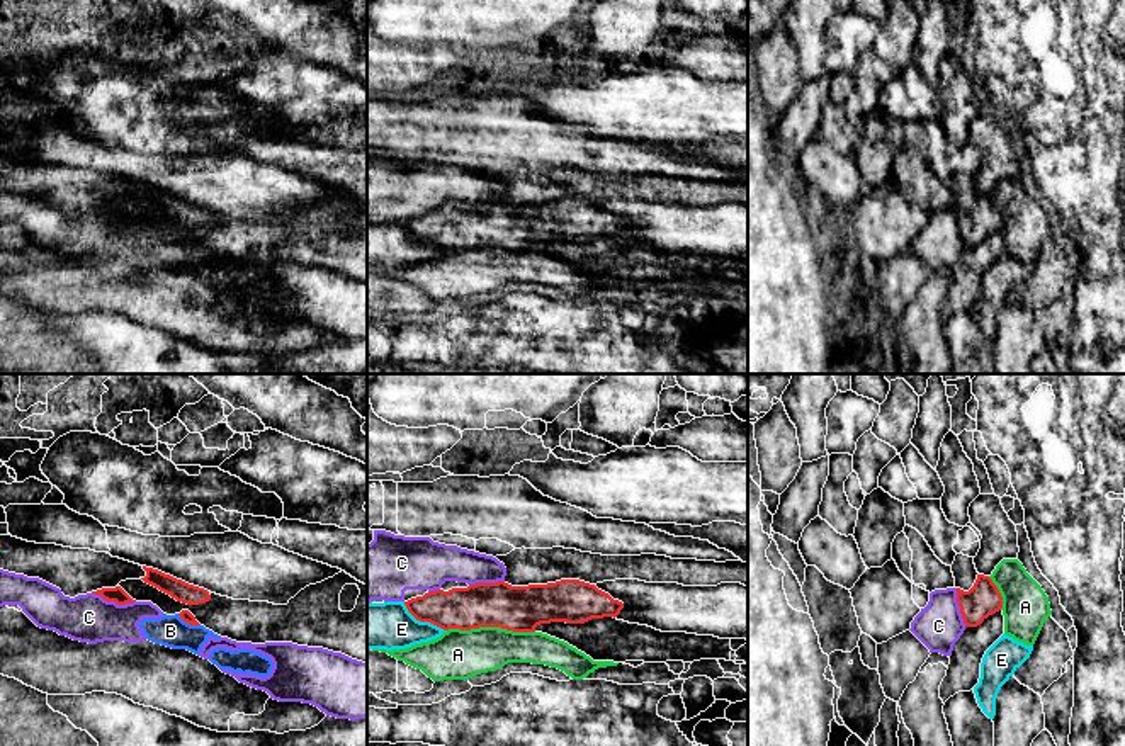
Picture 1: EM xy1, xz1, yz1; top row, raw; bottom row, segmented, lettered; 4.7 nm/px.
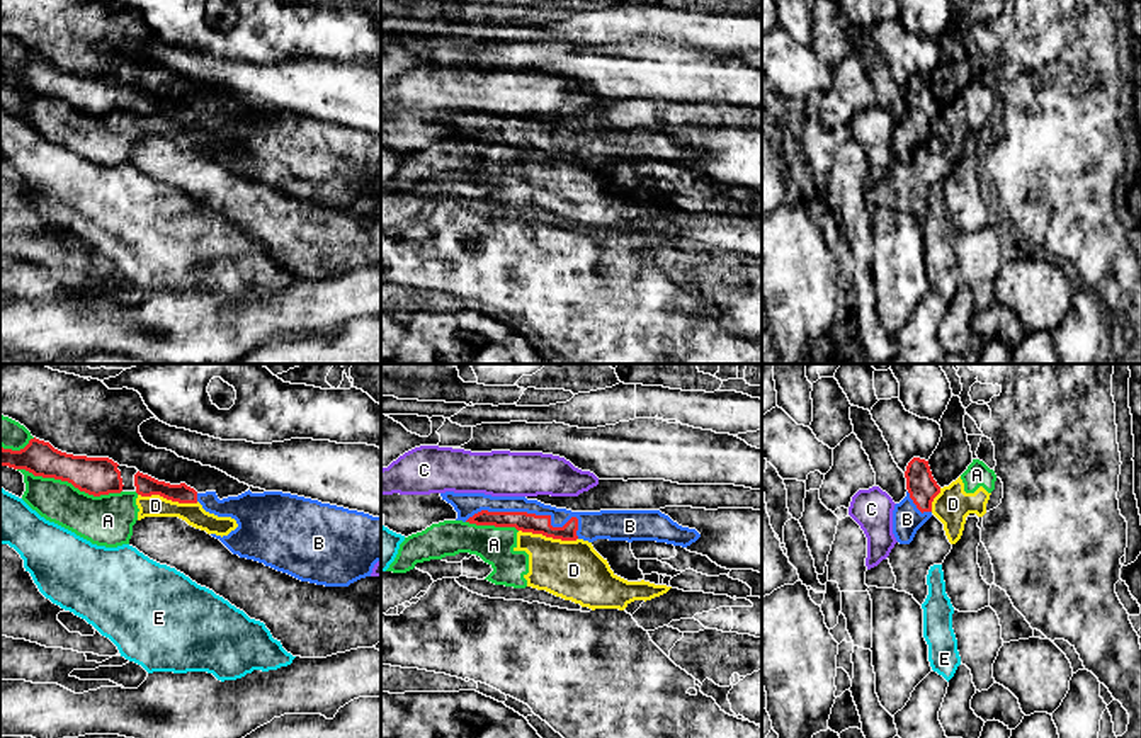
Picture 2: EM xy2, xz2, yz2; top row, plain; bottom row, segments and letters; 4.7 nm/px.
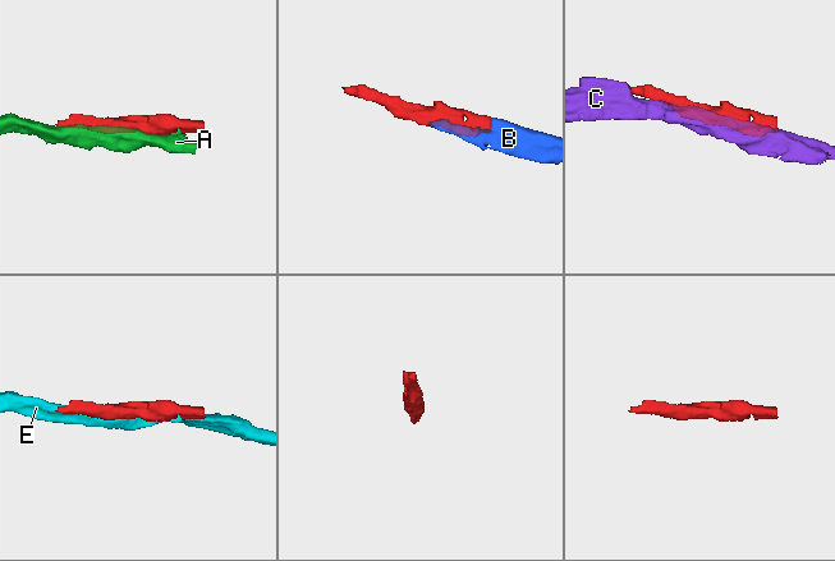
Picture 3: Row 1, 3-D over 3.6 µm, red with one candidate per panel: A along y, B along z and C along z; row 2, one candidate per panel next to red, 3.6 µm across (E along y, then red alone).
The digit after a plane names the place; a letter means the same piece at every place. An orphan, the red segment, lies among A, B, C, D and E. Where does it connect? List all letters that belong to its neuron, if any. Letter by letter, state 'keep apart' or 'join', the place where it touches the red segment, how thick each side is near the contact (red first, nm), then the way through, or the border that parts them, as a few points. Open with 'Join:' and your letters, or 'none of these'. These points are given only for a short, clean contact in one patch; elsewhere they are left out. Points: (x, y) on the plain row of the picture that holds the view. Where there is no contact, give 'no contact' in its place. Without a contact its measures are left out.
Join: B
A: keep apart | xy2 (70, 101) | 180/240 nm
B: join | xz2 (533, 133) | 100/80 nm
C: keep apart | xy1 (114, 220) | 70/220 nm
D: keep apart | xy2 (169, 118) | 100/110 nm | along xy2 (138, 113), (162, 114), (179, 121), (198, 121)
E: keep apart | xz1 (423, 240) | 200/220 nm

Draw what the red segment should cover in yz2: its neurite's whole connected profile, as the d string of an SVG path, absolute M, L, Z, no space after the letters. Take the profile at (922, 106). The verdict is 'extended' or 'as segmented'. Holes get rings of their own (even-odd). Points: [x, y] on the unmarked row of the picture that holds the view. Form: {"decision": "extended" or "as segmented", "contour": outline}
{"decision": "extended", "contour": "M913 77L905 97L906 116L893 129L893 153L900 163L913 160L917 150L932 136L932 121L940 112L925 78Z"}

